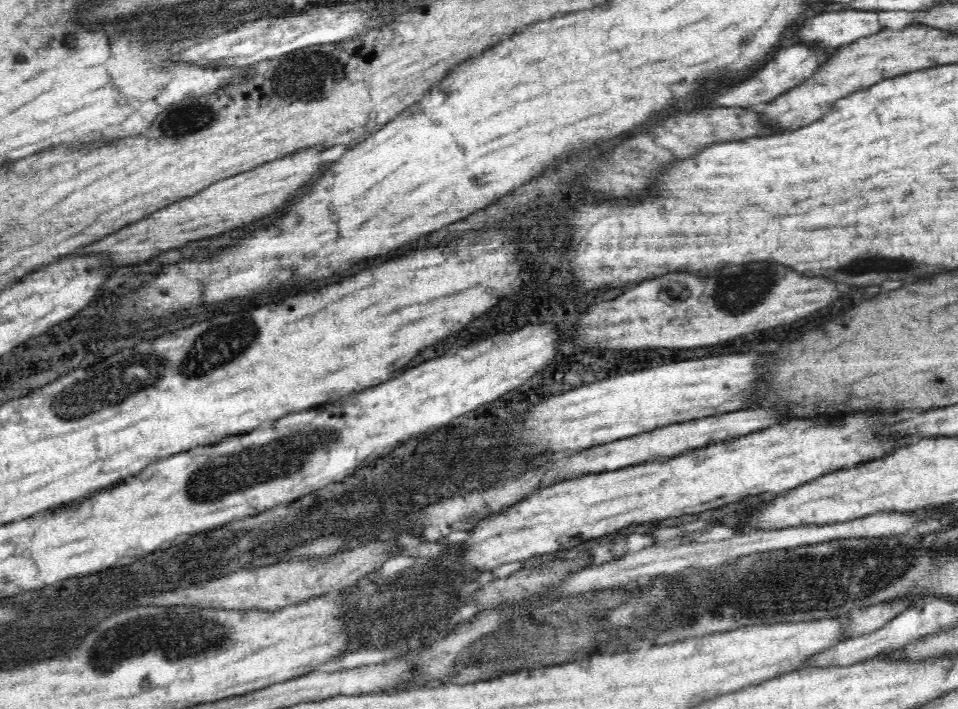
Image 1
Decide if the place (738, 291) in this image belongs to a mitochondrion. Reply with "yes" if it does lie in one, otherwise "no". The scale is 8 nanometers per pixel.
yes

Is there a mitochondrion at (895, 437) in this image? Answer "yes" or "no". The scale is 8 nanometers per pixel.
no

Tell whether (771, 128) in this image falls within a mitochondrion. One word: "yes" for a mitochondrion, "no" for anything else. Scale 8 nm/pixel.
no

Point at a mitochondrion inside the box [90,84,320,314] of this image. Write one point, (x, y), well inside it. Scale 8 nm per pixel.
(188, 120)

